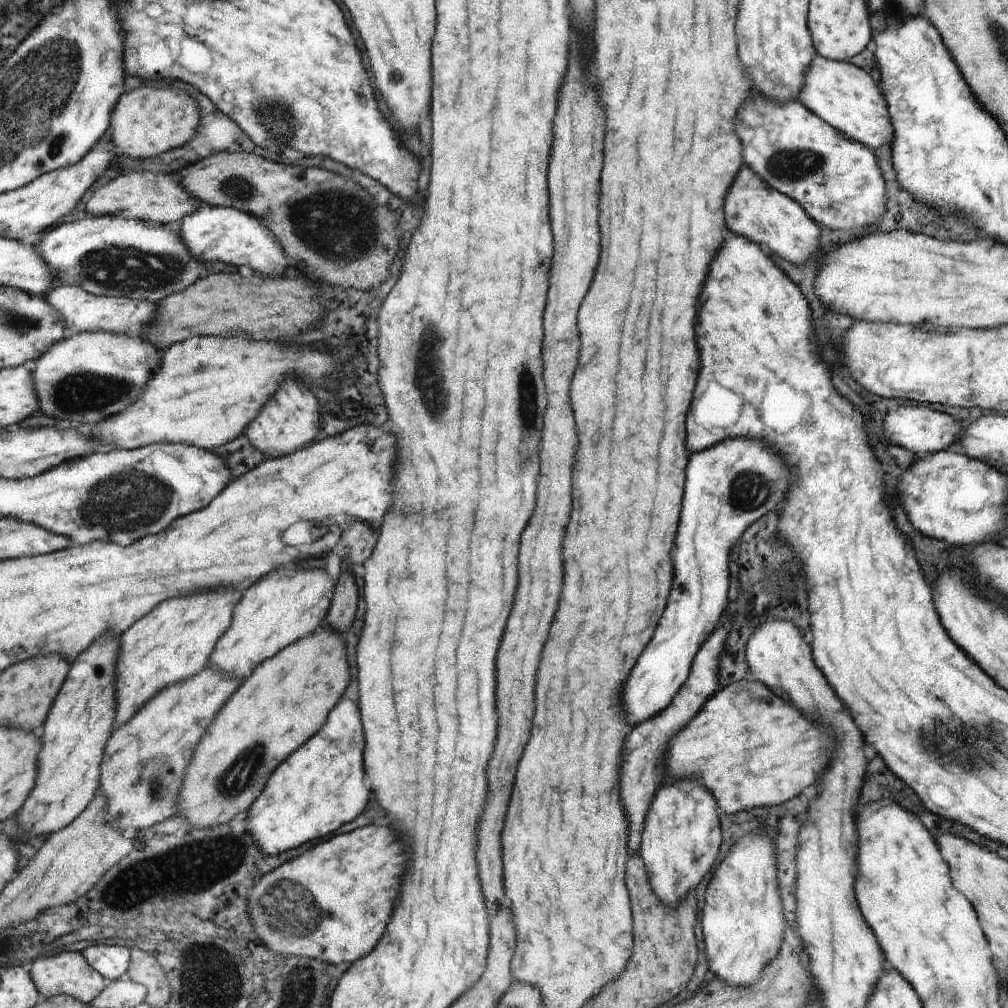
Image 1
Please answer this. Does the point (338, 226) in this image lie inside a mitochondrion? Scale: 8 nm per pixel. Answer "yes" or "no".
yes

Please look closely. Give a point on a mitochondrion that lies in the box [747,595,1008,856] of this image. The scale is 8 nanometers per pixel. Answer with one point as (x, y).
(959, 748)

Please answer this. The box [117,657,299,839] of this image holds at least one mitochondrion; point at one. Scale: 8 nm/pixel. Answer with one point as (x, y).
(235, 780)

